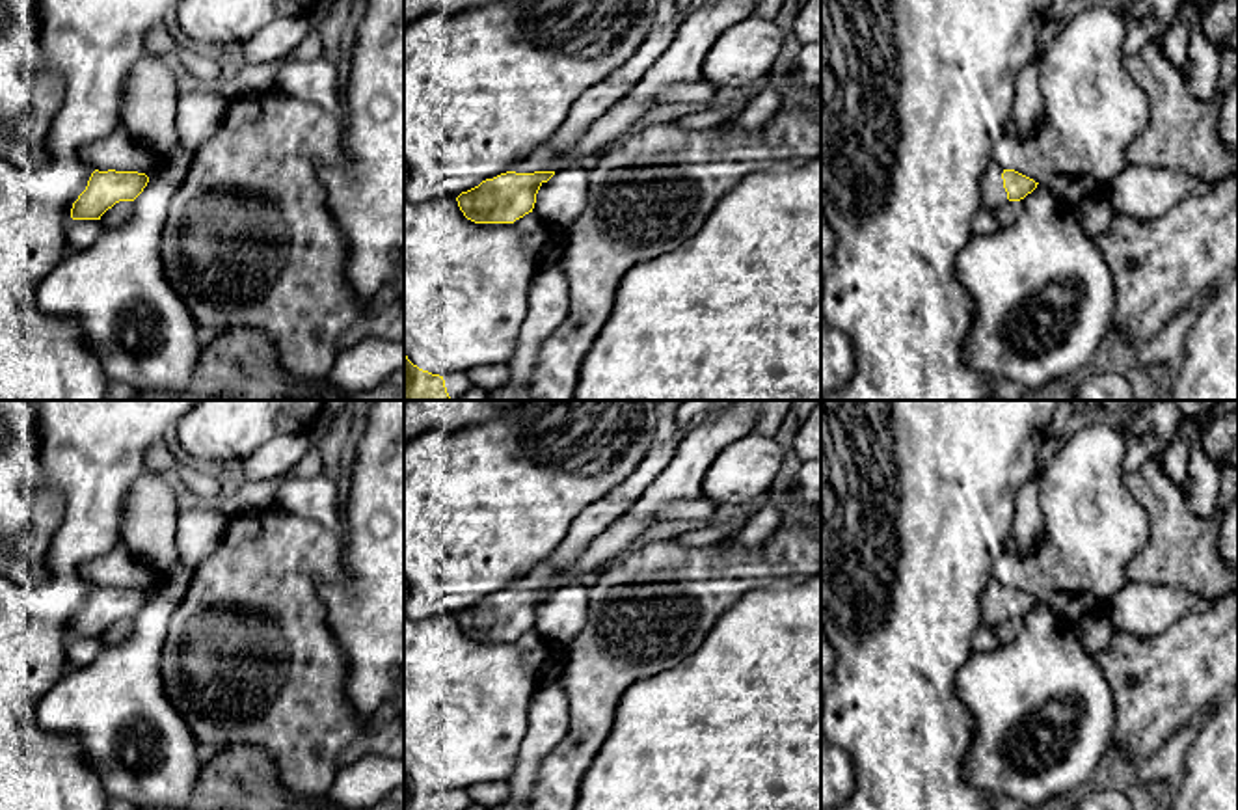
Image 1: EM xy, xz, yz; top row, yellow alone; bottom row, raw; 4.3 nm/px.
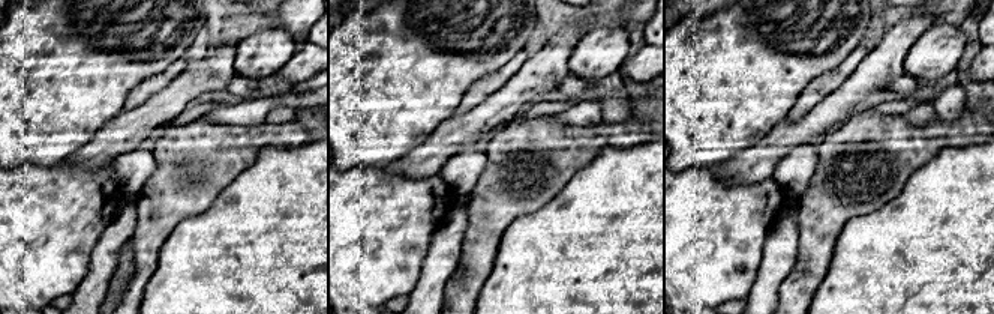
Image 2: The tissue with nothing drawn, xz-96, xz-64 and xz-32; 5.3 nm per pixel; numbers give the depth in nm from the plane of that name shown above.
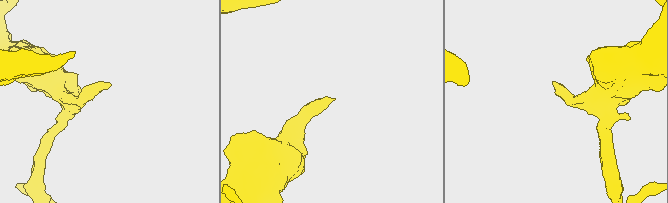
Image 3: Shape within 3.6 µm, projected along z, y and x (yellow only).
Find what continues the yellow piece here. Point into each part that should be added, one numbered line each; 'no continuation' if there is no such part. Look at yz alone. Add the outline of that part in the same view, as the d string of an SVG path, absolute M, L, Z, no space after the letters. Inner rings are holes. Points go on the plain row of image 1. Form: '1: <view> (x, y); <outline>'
1: yz (995, 611); M994 579L983 590L985 624L990 626L992 629L1009 620L1007 609L1003 605L1002 590L1003 590L1003 585L1000 585Z

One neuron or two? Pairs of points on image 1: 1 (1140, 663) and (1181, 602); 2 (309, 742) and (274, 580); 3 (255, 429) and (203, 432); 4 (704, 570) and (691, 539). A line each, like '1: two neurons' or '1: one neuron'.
1: two neurons
2: one neuron
3: one neuron
4: two neurons

